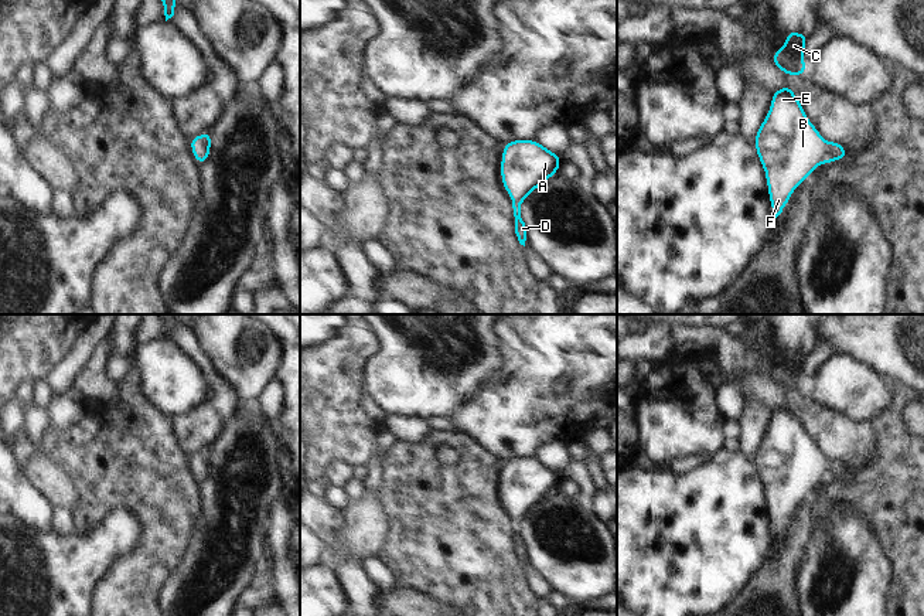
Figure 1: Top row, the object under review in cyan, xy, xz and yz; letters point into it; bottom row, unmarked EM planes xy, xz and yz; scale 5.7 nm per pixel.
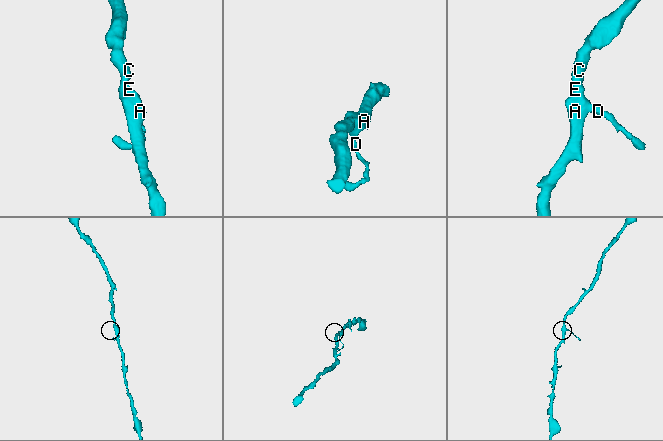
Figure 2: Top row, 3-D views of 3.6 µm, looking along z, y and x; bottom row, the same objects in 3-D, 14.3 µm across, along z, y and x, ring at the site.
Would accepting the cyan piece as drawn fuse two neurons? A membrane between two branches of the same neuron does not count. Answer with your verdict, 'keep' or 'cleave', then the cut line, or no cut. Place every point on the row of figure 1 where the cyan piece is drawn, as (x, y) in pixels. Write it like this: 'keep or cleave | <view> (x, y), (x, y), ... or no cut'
keep | no cut

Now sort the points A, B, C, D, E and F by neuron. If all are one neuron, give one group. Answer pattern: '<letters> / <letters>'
A B C D E F

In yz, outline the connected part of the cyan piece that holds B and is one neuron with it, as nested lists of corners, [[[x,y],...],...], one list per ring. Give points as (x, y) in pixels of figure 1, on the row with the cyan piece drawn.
[[[791,84],[773,92],[770,110],[760,125],[753,142],[758,160],[766,171],[773,221],[784,211],[794,190],[822,163],[845,160],[848,152],[839,142],[825,142],[818,129],[807,118],[807,113],[795,96]]]

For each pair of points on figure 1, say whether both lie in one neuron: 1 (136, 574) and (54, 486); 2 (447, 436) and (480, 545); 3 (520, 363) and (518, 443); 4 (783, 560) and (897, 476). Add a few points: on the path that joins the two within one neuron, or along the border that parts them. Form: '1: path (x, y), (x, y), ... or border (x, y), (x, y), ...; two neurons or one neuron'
1: border (70, 475), (78, 490), (79, 503), (77, 507); two neurons
2: path (473, 462), (473, 517); one neuron
3: path (520, 383), (518, 424); one neuron
4: path (801, 528), (835, 494), (859, 494), (866, 492); one neuron

